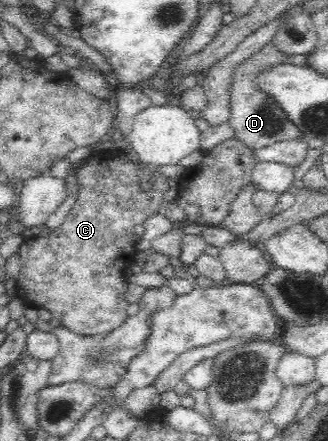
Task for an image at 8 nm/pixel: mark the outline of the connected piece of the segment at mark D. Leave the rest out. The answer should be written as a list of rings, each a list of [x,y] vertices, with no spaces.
[[[269,43],[265,48],[253,53],[251,57],[235,67],[229,89],[229,125],[234,131],[235,139],[253,151],[263,149],[263,147],[273,145],[274,143],[303,138],[300,129],[287,118],[287,114],[283,112],[283,108],[277,103],[277,100],[273,96],[269,96],[269,93],[263,91],[263,88],[259,86],[259,75],[263,71],[267,71],[271,67],[289,65],[288,58],[290,56],[273,46],[273,43]]]

